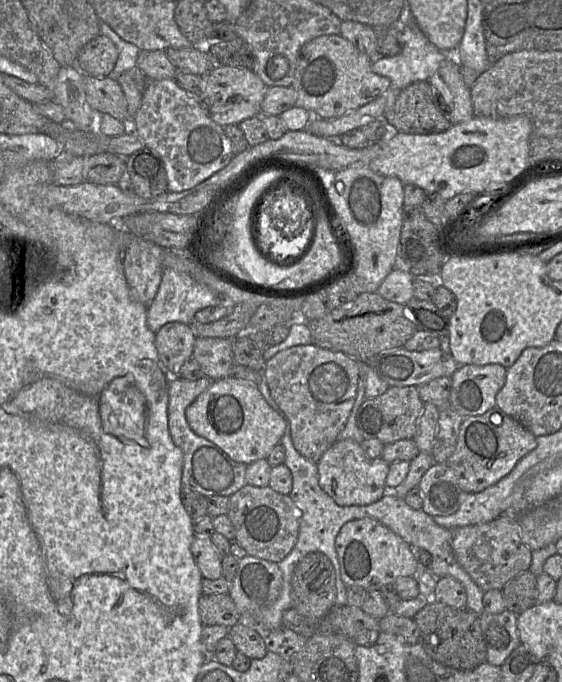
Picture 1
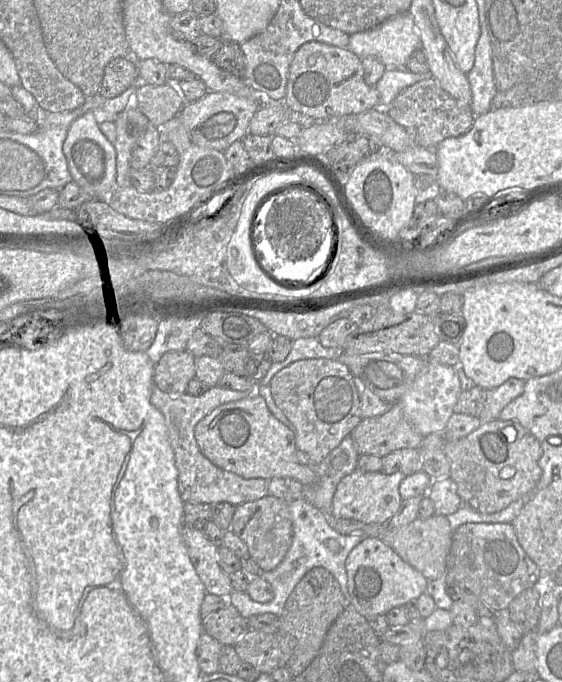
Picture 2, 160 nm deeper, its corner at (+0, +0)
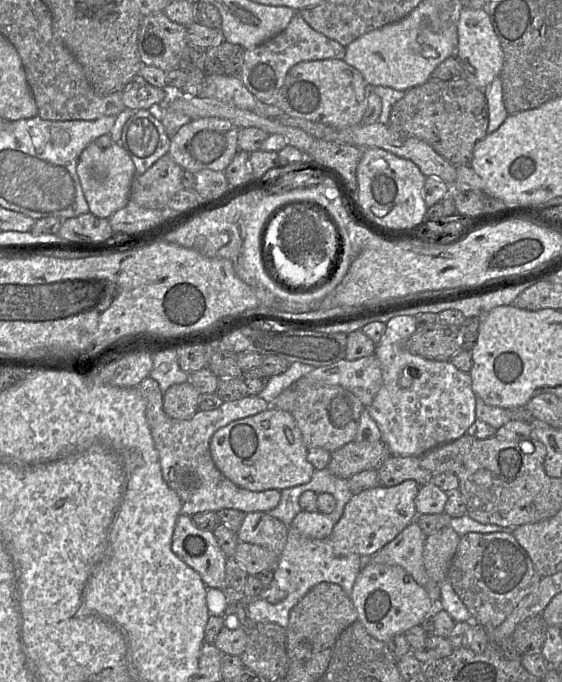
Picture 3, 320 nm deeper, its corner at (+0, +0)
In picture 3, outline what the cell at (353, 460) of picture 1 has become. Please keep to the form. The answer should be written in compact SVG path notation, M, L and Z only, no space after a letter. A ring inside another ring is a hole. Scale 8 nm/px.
M405 480L393 487L379 485L353 495L328 538L334 552L339 556L357 554L364 560L377 553L416 520L415 498L419 487L415 480Z

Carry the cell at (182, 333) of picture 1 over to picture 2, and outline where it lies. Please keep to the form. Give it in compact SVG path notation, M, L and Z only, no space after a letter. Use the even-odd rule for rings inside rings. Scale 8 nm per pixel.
M187 350L165 353L157 362L154 383L162 391L178 397L187 392L187 386L196 376L196 358Z

